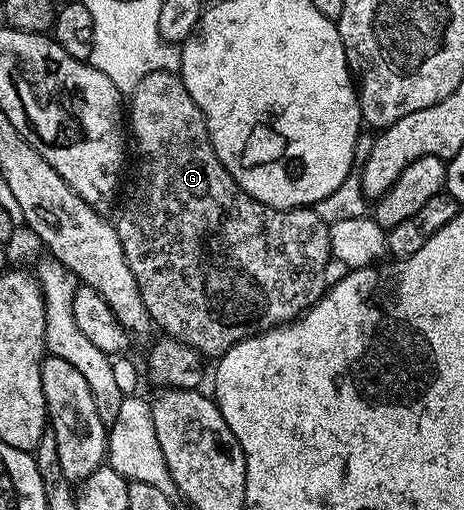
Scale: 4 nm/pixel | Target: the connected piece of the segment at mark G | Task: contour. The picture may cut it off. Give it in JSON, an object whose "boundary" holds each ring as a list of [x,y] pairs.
{"boundary":[[[154,71],[152,75],[146,75],[135,87],[134,92],[128,97],[128,129],[132,134],[132,145],[138,148],[138,170],[134,173],[134,190],[122,209],[122,214],[116,220],[118,238],[124,247],[124,255],[128,259],[128,267],[140,287],[140,295],[144,299],[146,313],[150,316],[155,326],[162,328],[161,332],[168,337],[175,337],[177,341],[188,343],[197,353],[206,359],[223,357],[236,343],[240,343],[245,337],[251,337],[257,333],[266,333],[278,325],[287,325],[301,317],[306,310],[311,309],[328,288],[326,281],[326,268],[332,264],[330,251],[329,231],[330,225],[313,208],[305,209],[273,209],[248,195],[228,175],[228,171],[220,163],[216,151],[210,142],[210,132],[206,126],[206,120],[202,109],[196,107],[192,101],[192,95],[188,95],[188,87],[178,73]]]}

